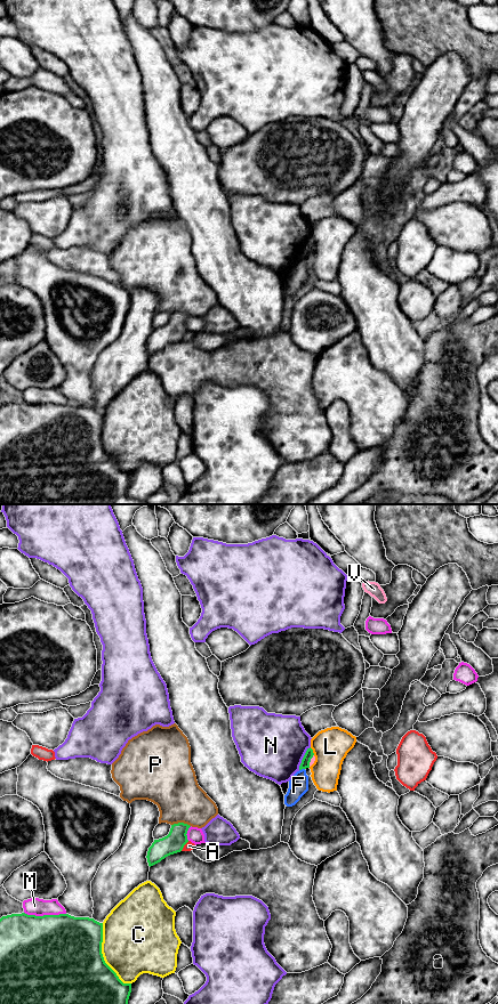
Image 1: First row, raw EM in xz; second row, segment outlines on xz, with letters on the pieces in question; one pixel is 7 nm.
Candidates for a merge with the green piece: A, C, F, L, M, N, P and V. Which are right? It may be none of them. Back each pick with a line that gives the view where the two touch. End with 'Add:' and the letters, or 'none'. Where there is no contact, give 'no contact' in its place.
Add: none

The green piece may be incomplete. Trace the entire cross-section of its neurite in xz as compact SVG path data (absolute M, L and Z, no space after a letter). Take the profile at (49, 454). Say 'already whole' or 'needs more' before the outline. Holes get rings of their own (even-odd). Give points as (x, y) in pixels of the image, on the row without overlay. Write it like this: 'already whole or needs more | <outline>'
already whole | M11 403L0 407L0 504L148 504L128 495L131 472L123 472L102 443L103 412L69 403Z

